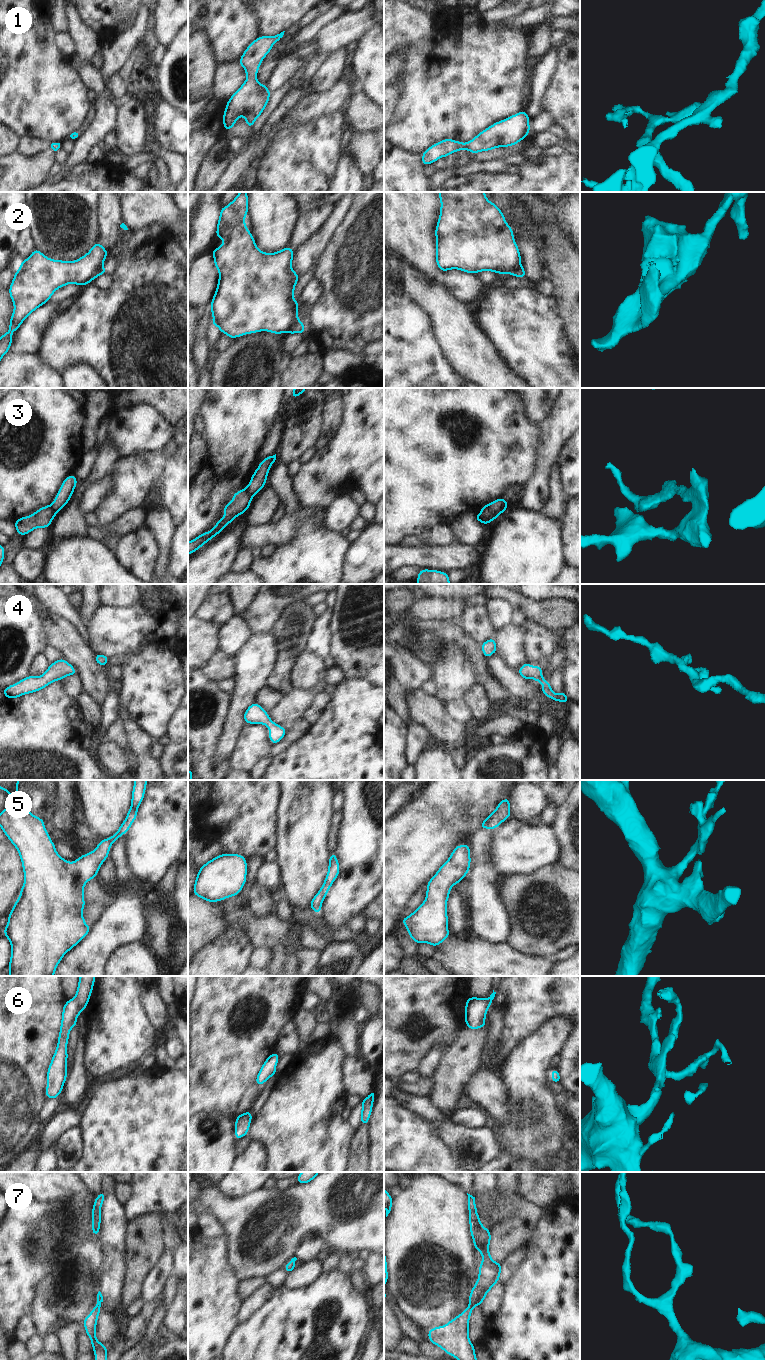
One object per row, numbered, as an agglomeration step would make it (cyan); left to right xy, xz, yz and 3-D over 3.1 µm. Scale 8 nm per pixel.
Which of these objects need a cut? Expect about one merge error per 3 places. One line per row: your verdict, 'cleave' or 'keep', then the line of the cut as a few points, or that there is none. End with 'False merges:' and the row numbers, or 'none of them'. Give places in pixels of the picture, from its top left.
1: keep; no cut
2: cleave; cut in xy along (102, 265), (92, 279)
3: cleave; cut in xy along (49, 505), (56, 513)
4: keep; no cut
5: keep; no cut
6: keep; no cut
7: keep; no cut
False merges: 2, 3

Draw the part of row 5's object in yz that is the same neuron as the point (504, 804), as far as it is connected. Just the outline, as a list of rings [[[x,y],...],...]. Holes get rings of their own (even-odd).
[[[510,798],[501,800],[496,809],[481,823],[480,829],[495,830],[508,817],[512,818],[510,811]]]

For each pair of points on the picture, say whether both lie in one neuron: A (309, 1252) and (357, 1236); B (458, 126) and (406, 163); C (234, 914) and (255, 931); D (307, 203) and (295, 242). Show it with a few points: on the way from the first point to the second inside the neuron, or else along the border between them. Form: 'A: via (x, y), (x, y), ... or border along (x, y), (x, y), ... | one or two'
A: border along (303, 1242), (308, 1238), (321, 1237), (327, 1246) | two
B: border along (397, 147), (408, 152), (419, 152), (421, 154) | two
C: via (239, 919), (244, 920), (250, 926) | one
D: border along (328, 205), (299, 210) | two

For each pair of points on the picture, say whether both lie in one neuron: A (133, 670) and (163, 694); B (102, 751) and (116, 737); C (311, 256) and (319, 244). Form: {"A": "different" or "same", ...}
{"A": "same", "B": "different", "C": "same"}

